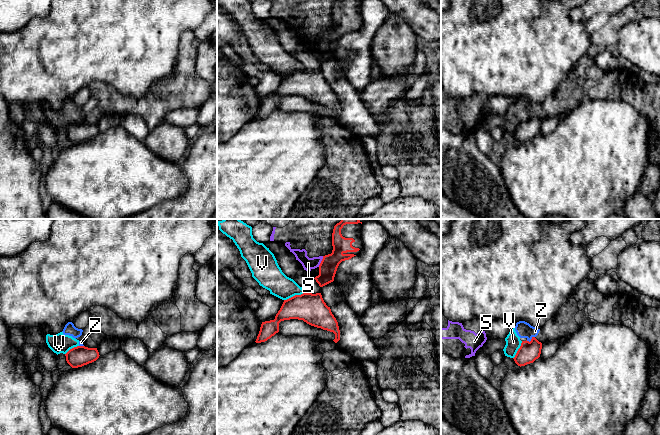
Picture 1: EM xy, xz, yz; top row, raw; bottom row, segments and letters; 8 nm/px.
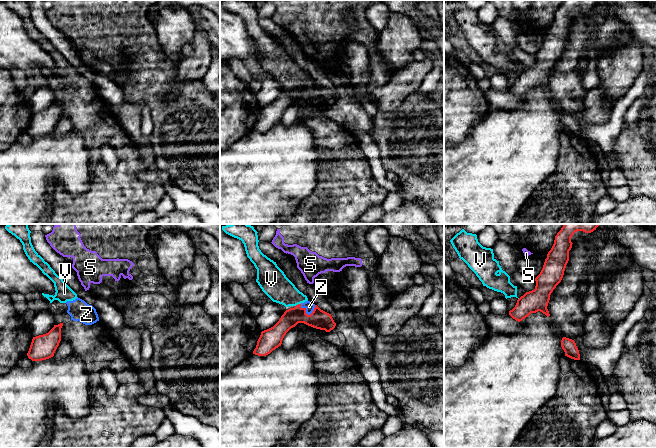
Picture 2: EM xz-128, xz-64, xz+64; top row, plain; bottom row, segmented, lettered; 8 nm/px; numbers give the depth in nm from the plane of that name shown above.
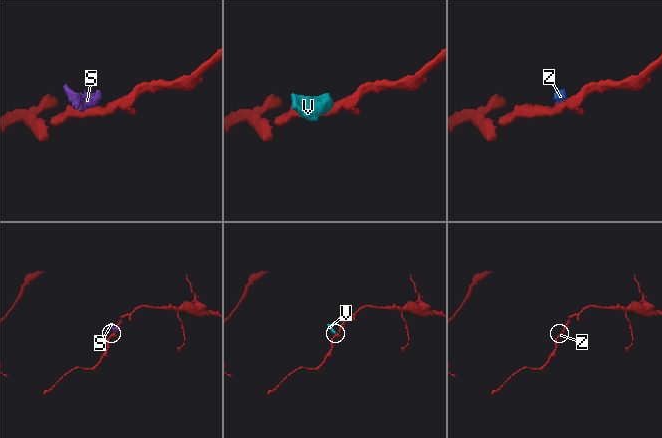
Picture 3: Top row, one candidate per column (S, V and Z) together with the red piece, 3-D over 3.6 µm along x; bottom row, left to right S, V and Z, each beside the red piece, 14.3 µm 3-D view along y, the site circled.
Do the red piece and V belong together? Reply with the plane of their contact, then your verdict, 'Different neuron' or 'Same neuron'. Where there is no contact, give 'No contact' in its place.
Touches red in xz. Different neuron

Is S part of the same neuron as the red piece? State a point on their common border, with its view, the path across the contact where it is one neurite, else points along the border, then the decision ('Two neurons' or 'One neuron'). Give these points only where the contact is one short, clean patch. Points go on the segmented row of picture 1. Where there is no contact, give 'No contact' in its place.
Touches red at xz (321, 261). Boundary: xz (323, 256), (318, 266). Two neurons

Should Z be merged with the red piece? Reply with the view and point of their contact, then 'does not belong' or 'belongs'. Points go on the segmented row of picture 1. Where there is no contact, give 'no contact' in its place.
yz (531, 340) | does not belong

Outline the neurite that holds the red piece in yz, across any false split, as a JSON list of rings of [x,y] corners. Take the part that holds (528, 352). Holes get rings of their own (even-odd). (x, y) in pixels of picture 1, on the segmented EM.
[[[532,337],[530,342],[527,340],[522,341],[521,346],[513,359],[518,366],[525,366],[533,363],[540,357],[541,349],[542,343],[535,337]]]

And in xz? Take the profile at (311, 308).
[[[303,293],[284,300],[274,320],[262,322],[256,343],[265,342],[279,332],[279,323],[298,319],[307,324],[333,332],[337,343],[340,340],[338,322],[330,307],[324,302],[321,293]]]

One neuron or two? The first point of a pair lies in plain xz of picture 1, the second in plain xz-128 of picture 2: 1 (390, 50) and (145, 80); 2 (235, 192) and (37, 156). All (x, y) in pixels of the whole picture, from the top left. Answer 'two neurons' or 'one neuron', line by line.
1: two neurons
2: one neuron

